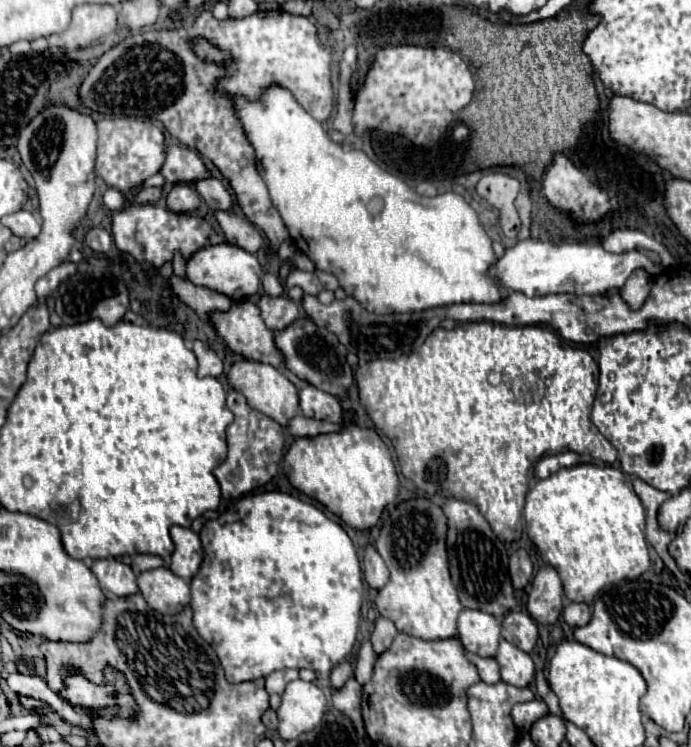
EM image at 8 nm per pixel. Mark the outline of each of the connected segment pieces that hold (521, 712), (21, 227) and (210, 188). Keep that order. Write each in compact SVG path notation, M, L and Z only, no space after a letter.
M535 699L535 701L527 701L527 703L517 703L513 707L513 719L515 719L515 725L521 729L521 731L529 731L531 725L545 717L549 713L549 707L545 705L545 701L541 699Z
M17 211L13 215L7 215L3 217L3 225L9 227L13 231L13 235L21 237L21 239L27 239L31 241L33 237L37 237L37 233L41 231L41 221L37 215L33 215L31 211Z
M209 177L209 181L197 181L195 189L205 199L211 211L231 211L231 195L219 179Z

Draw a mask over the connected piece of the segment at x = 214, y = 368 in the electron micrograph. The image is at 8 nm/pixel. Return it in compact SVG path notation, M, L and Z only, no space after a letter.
M193 341L193 353L197 355L197 361L199 361L199 369L197 369L199 377L207 377L207 375L219 377L223 373L221 359L205 341Z

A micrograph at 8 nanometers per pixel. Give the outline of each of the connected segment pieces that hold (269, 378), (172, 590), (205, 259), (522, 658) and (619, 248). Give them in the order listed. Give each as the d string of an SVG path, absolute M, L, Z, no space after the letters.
M241 359L235 361L227 373L227 383L235 389L241 391L247 399L247 403L261 411L263 415L271 417L273 421L277 421L279 425L287 425L289 419L293 419L299 413L299 397L297 397L297 387L275 367L259 363L259 361L249 361L249 359Z
M167 567L143 571L137 577L137 585L147 605L159 613L179 613L191 601L189 583Z
M219 243L219 245L207 245L199 251L195 251L187 259L187 279L195 285L219 291L233 301L247 299L249 295L255 295L259 291L259 277L261 277L261 265L257 257L241 247Z
M501 639L495 659L501 667L501 679L505 683L513 687L527 687L533 681L535 675L533 659L513 643Z
M613 229L611 235L603 241L603 247L611 253L625 253L631 249L649 249L649 251L659 253L663 267L673 265L673 255L665 249L665 245L645 235L639 229Z

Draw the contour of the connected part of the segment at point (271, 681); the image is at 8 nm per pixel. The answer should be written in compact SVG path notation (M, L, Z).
M279 669L279 671L273 671L271 675L265 677L265 689L267 693L283 693L285 691L285 685L293 679L297 679L297 669Z

